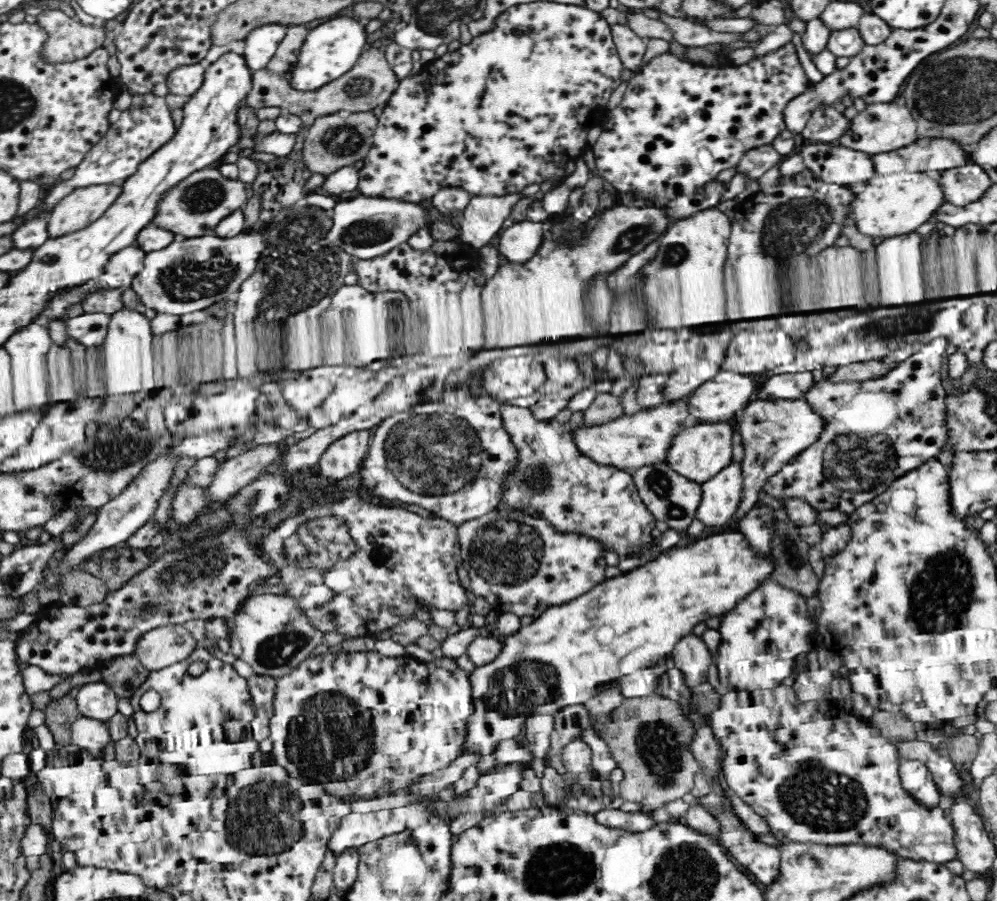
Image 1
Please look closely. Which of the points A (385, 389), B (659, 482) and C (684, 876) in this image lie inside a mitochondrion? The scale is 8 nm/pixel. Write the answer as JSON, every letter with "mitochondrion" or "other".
{"A":"other","B":"mitochondrion","C":"mitochondrion"}

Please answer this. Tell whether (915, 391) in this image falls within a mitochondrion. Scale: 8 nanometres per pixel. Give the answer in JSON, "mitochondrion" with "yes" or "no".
{"mitochondrion":"no"}

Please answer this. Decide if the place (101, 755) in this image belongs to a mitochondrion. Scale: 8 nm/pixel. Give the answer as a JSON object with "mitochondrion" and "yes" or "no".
{"mitochondrion":"no"}

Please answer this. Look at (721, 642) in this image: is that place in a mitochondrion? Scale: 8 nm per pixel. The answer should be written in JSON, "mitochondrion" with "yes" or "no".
{"mitochondrion":"no"}

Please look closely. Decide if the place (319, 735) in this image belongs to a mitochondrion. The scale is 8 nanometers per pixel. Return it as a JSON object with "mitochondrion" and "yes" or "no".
{"mitochondrion":"yes"}

